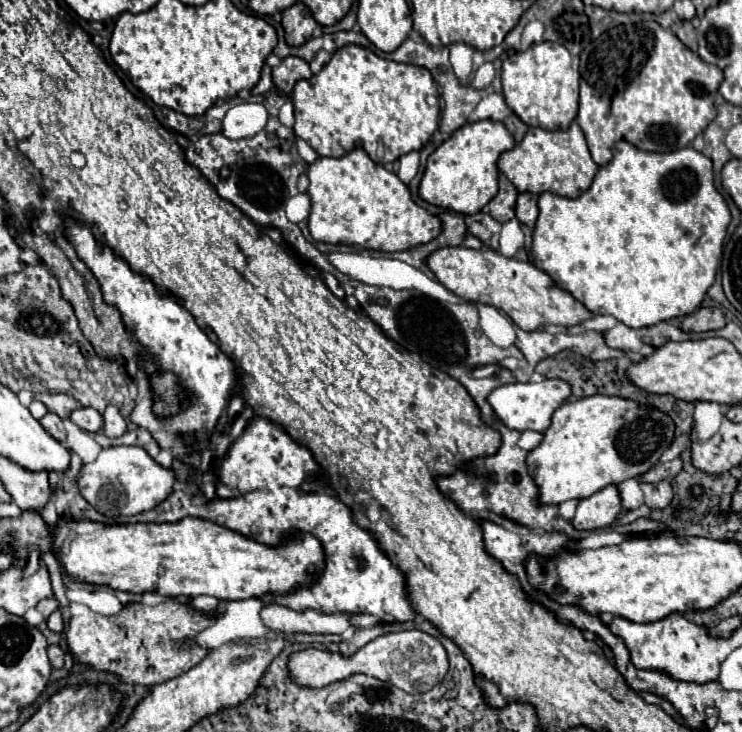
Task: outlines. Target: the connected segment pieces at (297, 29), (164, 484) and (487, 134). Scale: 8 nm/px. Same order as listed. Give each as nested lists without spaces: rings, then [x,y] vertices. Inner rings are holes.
[[[298,1],[298,3],[294,3],[292,7],[288,7],[282,13],[282,27],[284,27],[286,43],[292,45],[292,47],[300,47],[312,37],[312,33],[318,27],[318,23],[314,21],[314,17],[308,11],[308,7],[304,7]]]
[[[108,447],[102,449],[94,463],[82,467],[78,477],[78,489],[84,499],[104,517],[118,515],[138,515],[150,511],[164,503],[176,483],[176,473],[168,467],[156,463],[142,447]]]
[[[488,119],[460,127],[460,131],[454,131],[450,139],[446,139],[428,157],[420,183],[420,197],[430,205],[452,209],[462,215],[474,215],[482,211],[498,191],[498,157],[512,147],[512,135],[498,121]]]

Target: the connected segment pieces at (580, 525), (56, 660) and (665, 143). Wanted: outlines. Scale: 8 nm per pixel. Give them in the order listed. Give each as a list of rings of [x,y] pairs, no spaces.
[[[608,485],[578,503],[576,515],[572,519],[572,527],[578,531],[592,531],[592,529],[610,527],[616,521],[620,509],[622,507],[620,507],[618,489]]]
[[[50,645],[48,647],[48,659],[50,659],[52,667],[56,667],[56,669],[64,667],[64,651],[58,645]]]
[[[652,19],[616,25],[604,31],[600,39],[588,43],[580,53],[580,75],[580,111],[576,121],[586,135],[592,159],[600,167],[612,159],[612,147],[620,139],[630,141],[642,151],[670,153],[688,147],[716,117],[714,97],[722,81],[722,71],[716,65],[704,63],[672,31],[662,29]]]

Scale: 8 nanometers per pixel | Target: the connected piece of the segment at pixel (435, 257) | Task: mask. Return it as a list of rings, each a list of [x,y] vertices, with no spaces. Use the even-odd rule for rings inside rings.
[[[442,247],[428,255],[426,265],[436,275],[436,279],[454,295],[462,297],[468,303],[482,303],[502,309],[524,331],[534,331],[542,325],[570,327],[592,317],[592,313],[582,303],[578,303],[568,291],[560,289],[548,273],[534,267],[532,263],[504,257],[502,253],[492,251],[488,247]]]

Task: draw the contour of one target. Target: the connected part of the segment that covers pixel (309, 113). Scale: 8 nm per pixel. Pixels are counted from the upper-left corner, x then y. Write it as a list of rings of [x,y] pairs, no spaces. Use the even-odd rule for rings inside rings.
[[[346,45],[338,49],[318,75],[296,83],[292,91],[292,103],[296,117],[294,133],[302,137],[318,155],[340,157],[356,147],[362,147],[376,163],[398,161],[410,151],[420,151],[432,139],[440,119],[438,89],[428,69],[376,57],[376,53],[358,45]]]

